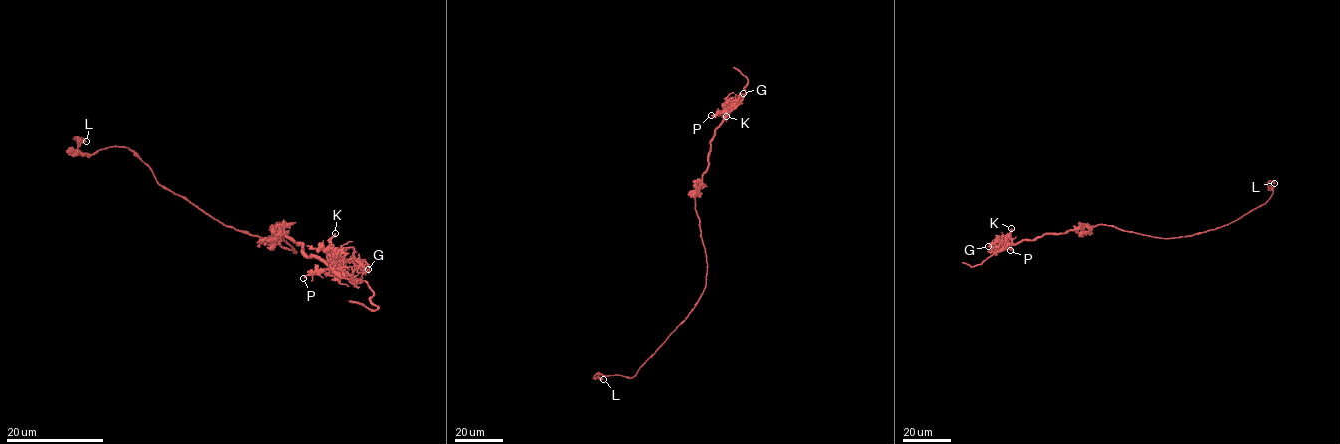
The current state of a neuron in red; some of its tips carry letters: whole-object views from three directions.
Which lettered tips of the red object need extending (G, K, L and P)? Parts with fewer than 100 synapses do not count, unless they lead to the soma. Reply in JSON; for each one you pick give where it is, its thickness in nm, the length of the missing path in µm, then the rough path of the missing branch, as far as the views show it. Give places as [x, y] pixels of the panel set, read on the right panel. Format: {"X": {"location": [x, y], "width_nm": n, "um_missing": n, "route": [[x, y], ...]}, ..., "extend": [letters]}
{"extend": []}

